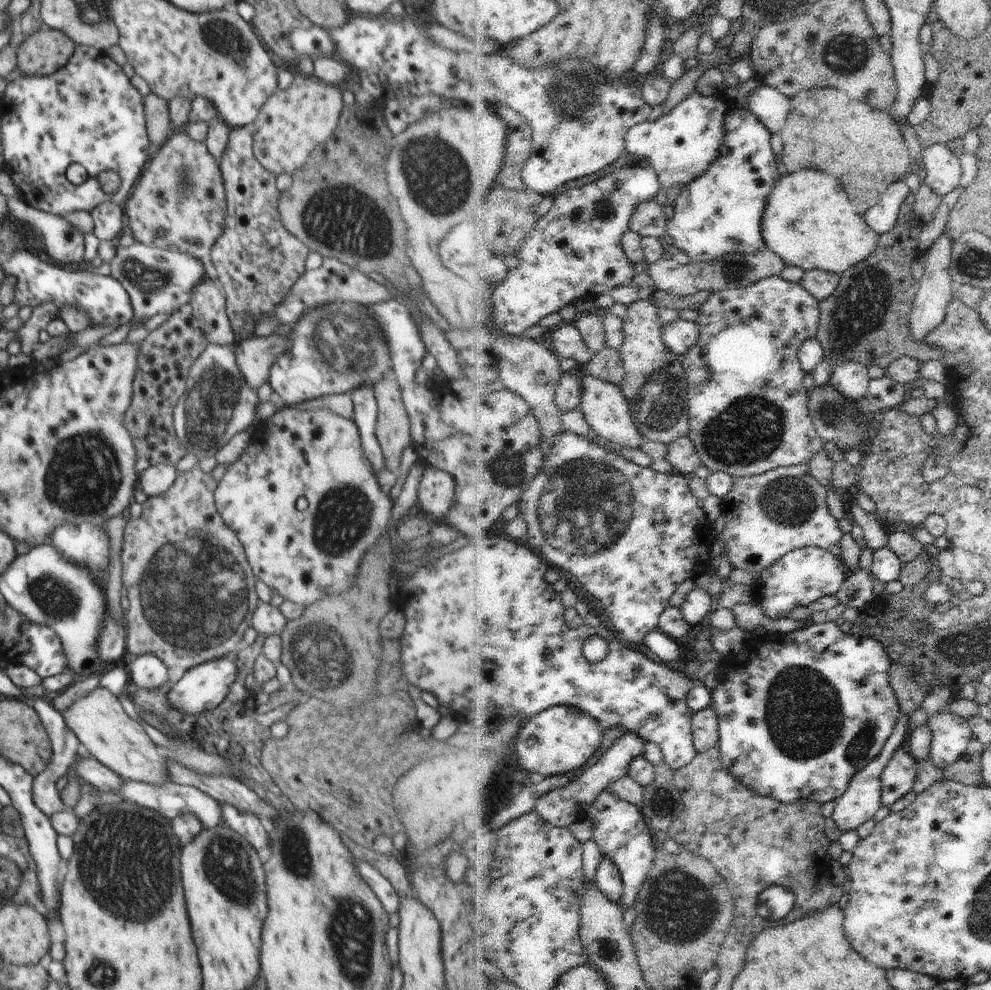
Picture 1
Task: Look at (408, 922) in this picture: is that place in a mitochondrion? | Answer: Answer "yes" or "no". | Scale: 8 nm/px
no

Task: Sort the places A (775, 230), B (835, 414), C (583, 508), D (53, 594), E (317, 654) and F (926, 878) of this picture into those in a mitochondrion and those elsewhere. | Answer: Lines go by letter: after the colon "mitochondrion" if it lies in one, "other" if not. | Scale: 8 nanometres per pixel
A: other
B: mitochondrion
C: mitochondrion
D: mitochondrion
E: mitochondrion
F: other

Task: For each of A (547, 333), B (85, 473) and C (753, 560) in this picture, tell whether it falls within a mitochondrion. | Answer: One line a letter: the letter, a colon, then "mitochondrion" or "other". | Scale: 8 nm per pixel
A: other
B: mitochondrion
C: other

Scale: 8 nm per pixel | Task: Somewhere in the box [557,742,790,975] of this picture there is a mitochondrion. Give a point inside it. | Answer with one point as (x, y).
(677, 905)

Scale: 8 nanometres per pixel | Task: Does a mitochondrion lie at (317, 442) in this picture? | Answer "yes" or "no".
no

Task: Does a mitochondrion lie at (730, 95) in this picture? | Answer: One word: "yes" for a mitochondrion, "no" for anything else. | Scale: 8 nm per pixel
no

